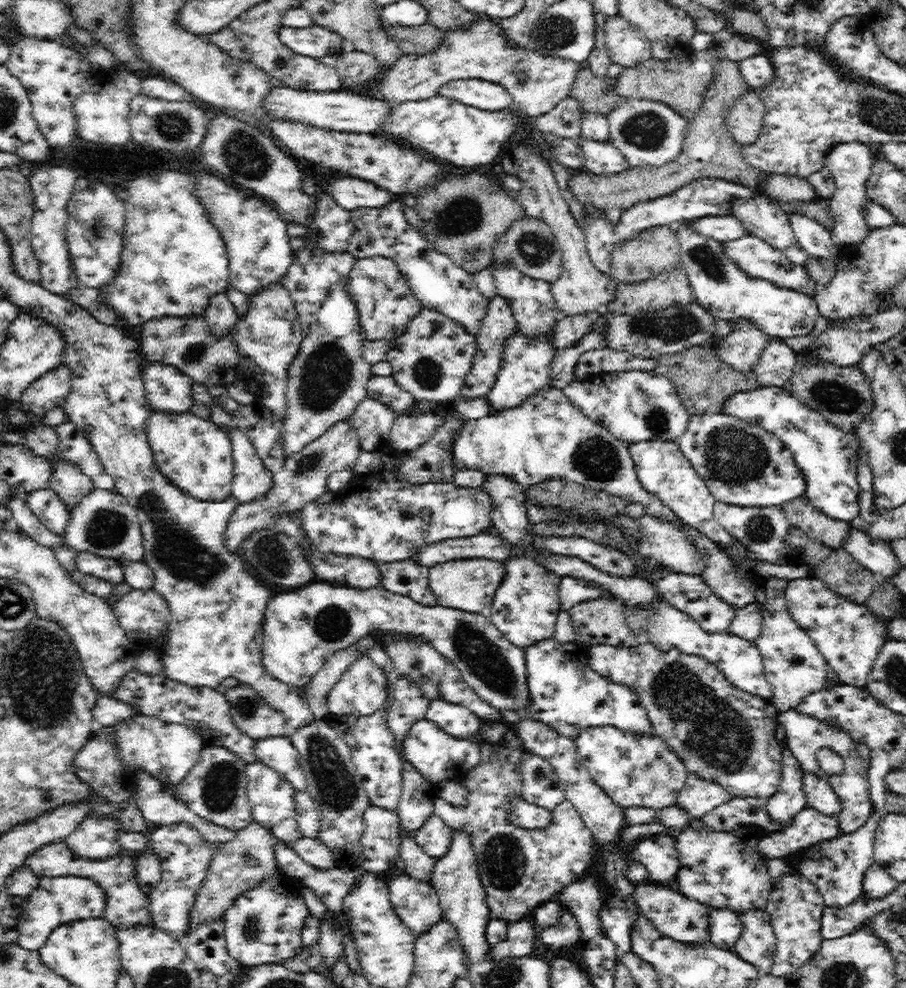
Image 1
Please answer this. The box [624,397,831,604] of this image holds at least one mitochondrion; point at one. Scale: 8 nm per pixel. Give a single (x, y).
(734, 455)

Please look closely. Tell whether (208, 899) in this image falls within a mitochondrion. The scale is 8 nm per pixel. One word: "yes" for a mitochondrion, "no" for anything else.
yes

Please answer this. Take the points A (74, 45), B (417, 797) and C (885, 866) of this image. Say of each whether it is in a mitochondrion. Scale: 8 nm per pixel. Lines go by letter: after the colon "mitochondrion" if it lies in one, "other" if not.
A: other
B: other
C: other

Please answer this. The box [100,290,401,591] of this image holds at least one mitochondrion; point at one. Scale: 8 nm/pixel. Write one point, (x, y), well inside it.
(174, 545)

